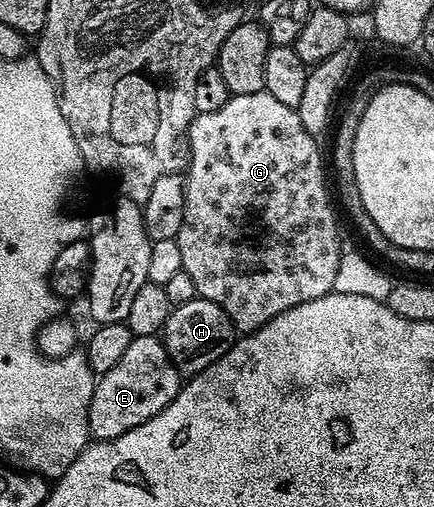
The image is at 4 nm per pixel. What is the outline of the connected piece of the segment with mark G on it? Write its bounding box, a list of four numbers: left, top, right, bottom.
[175,92,343,335]

